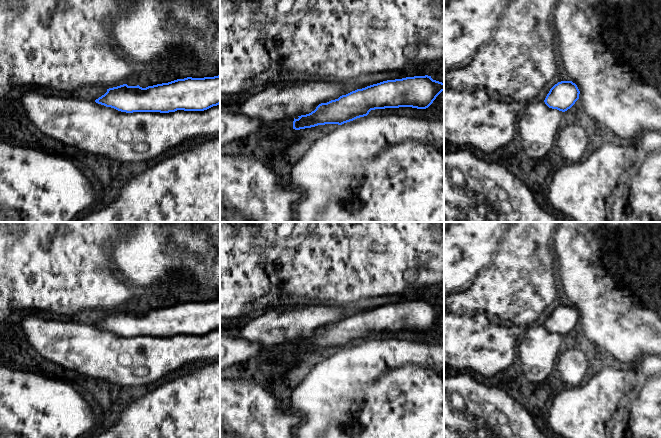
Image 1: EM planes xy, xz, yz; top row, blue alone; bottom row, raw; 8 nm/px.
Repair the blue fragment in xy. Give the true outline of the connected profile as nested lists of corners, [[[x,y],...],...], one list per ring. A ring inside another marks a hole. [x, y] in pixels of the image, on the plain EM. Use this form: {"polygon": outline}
{"polygon": [[[220,299],[187,301],[146,312],[123,308],[107,313],[95,326],[126,337],[204,335],[220,328]]]}

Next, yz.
{"polygon": [[[561,305],[555,308],[547,318],[544,326],[552,333],[565,336],[579,323],[580,315],[572,305]]]}

